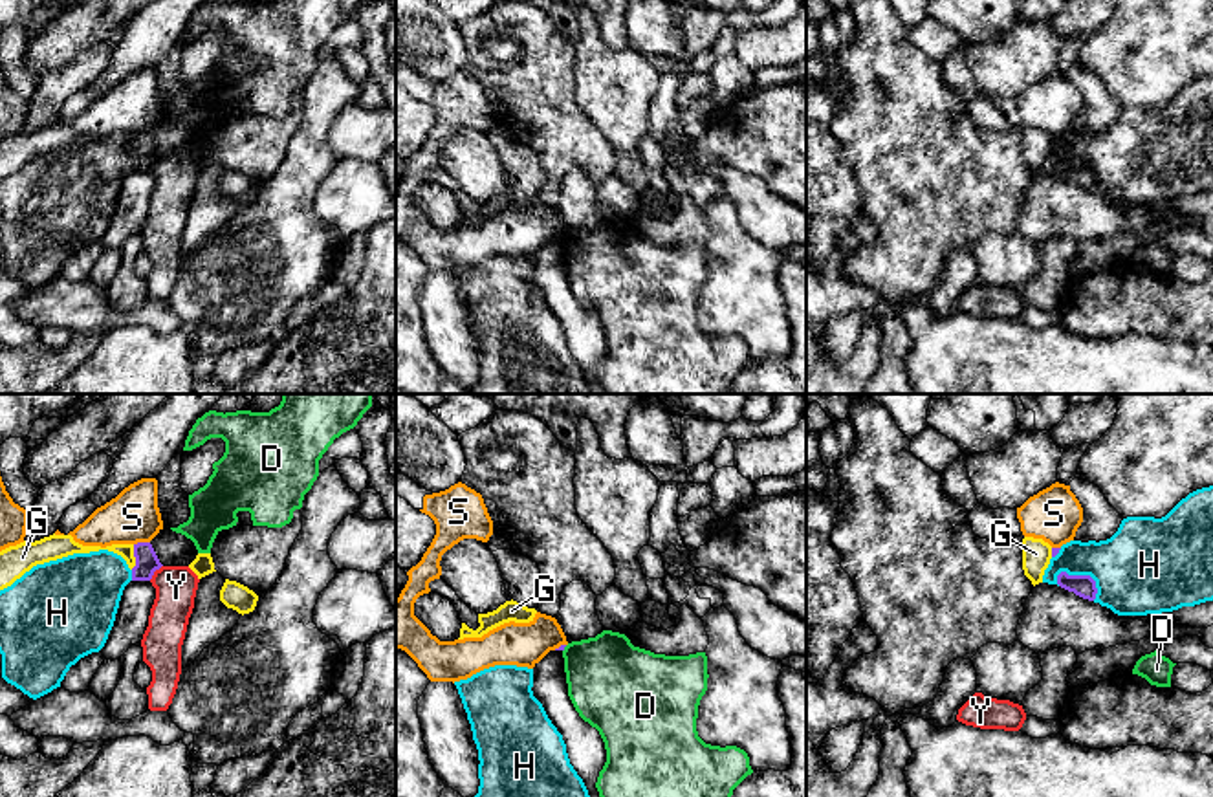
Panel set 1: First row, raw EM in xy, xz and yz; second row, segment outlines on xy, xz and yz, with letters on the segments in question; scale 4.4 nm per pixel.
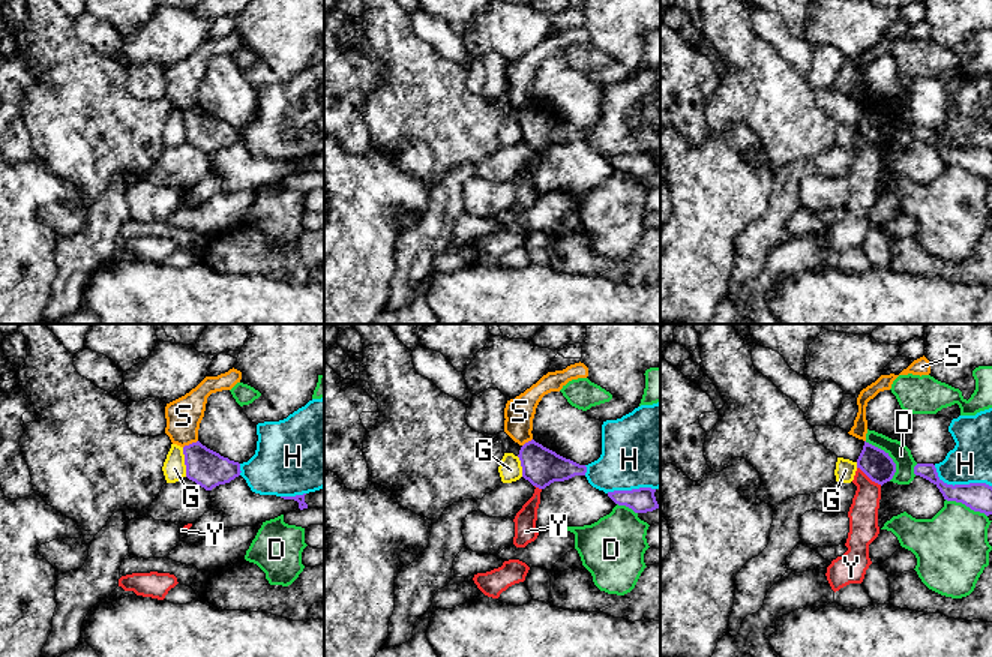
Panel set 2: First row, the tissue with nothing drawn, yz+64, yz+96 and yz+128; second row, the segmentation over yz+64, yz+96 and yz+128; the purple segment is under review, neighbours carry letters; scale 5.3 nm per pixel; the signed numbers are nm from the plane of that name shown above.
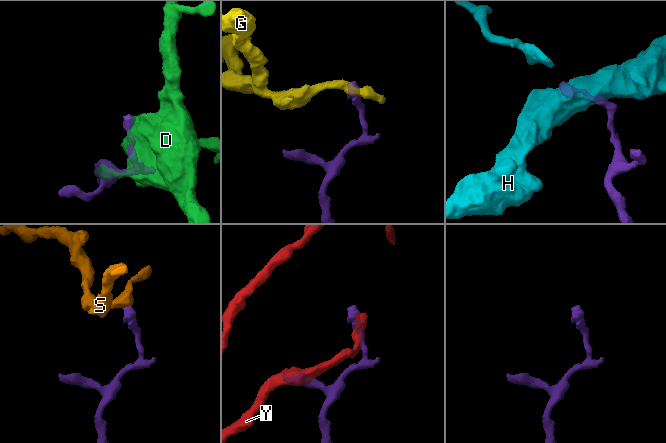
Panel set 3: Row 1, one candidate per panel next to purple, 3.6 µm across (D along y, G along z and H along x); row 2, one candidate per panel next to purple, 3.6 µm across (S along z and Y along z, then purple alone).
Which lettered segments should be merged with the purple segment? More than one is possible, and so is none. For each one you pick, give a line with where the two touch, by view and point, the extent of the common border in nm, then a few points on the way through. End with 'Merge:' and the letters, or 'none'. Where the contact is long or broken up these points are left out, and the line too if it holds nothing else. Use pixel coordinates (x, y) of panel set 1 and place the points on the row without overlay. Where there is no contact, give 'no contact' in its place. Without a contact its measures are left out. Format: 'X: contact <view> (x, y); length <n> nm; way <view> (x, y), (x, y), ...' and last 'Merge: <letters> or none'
Merge: none

